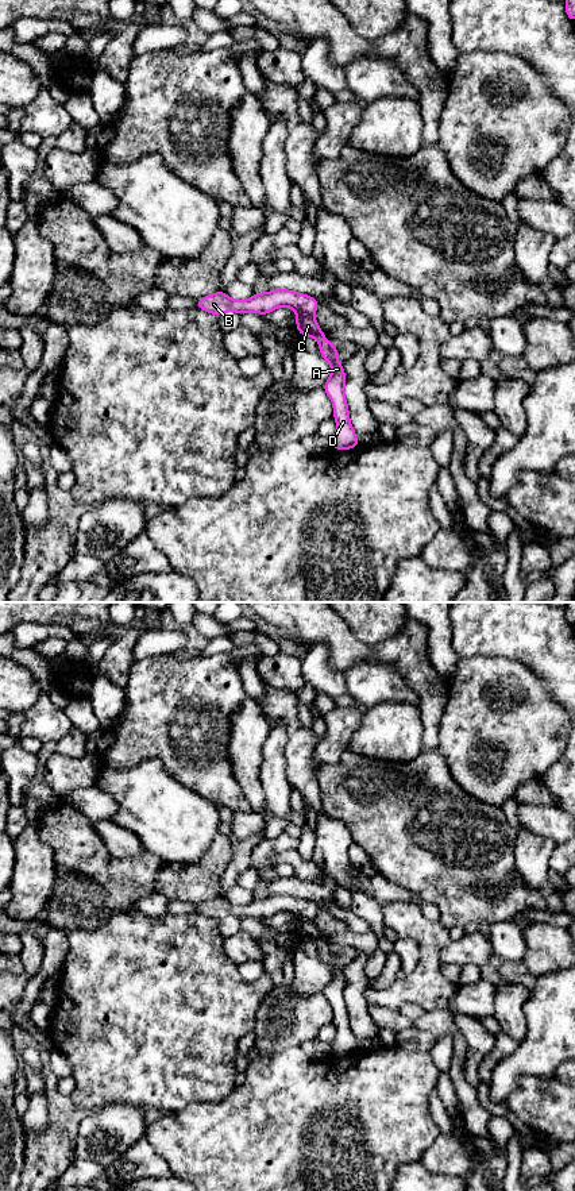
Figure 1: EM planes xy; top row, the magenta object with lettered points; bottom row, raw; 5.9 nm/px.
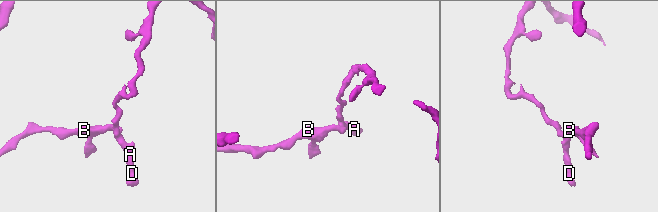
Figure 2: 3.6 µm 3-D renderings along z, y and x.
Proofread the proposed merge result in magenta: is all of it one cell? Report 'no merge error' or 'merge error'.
merge error

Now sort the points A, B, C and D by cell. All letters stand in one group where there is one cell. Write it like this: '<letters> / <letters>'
A C D / B

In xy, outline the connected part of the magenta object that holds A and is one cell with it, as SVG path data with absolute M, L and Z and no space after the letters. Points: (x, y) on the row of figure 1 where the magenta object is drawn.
M297 313L296 327L301 336L312 336L319 342L323 358L332 366L332 374L324 383L323 389L332 400L333 419L337 423L332 436L332 450L348 450L359 447L356 432L350 423L348 405L344 396L346 371L337 361L337 348L327 340L313 315Z

